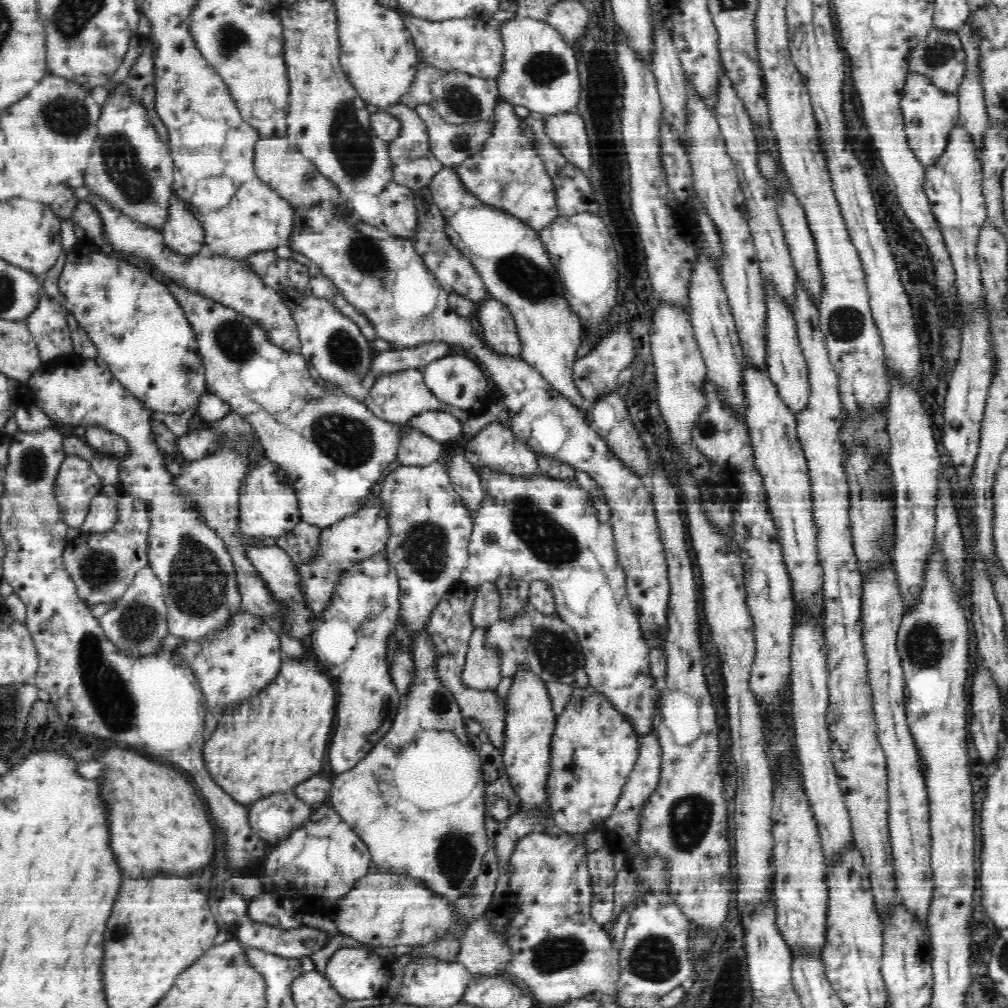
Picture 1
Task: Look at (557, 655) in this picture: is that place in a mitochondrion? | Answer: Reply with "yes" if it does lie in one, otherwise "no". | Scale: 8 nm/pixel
yes

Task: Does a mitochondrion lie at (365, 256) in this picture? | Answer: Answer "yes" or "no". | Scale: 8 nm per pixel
yes

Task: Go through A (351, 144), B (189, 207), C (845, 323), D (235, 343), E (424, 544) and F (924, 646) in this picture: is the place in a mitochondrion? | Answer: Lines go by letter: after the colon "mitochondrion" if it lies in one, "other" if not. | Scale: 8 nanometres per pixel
A: mitochondrion
B: other
C: mitochondrion
D: mitochondrion
E: mitochondrion
F: mitochondrion

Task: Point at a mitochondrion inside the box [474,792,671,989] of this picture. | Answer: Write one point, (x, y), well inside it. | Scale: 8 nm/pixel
(558, 952)

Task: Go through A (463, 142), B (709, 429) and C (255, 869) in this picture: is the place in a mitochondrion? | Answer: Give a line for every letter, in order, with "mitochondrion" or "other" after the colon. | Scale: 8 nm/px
A: mitochondrion
B: mitochondrion
C: other

